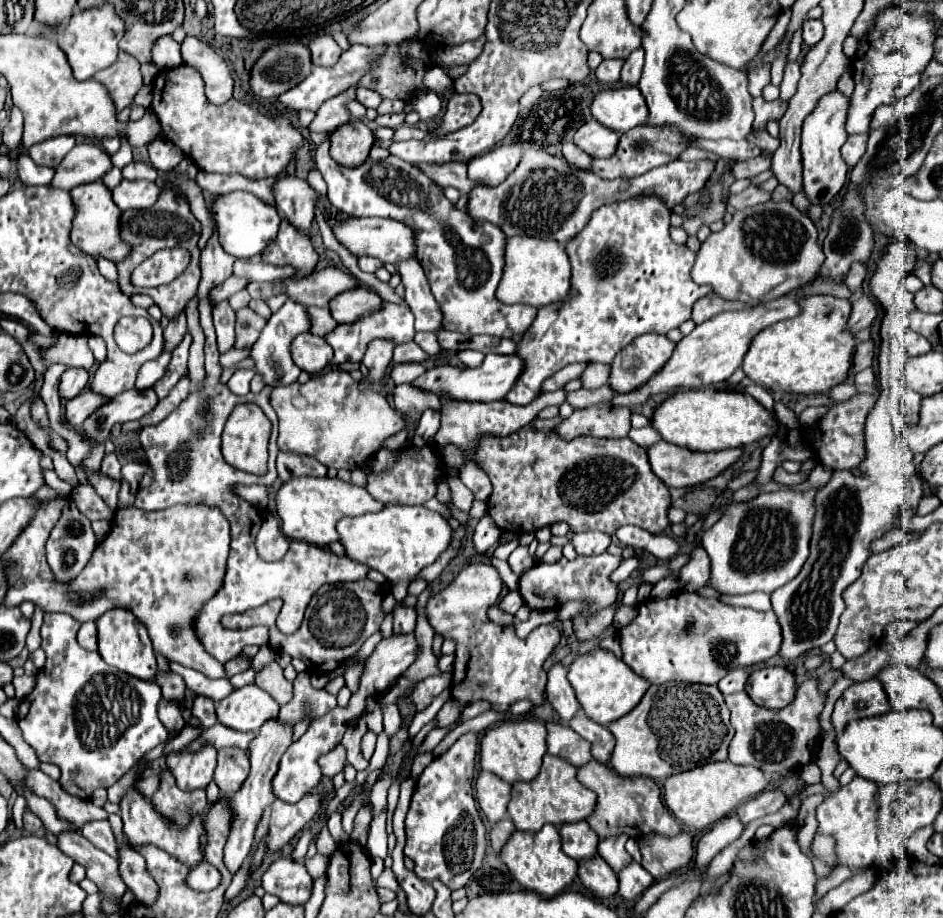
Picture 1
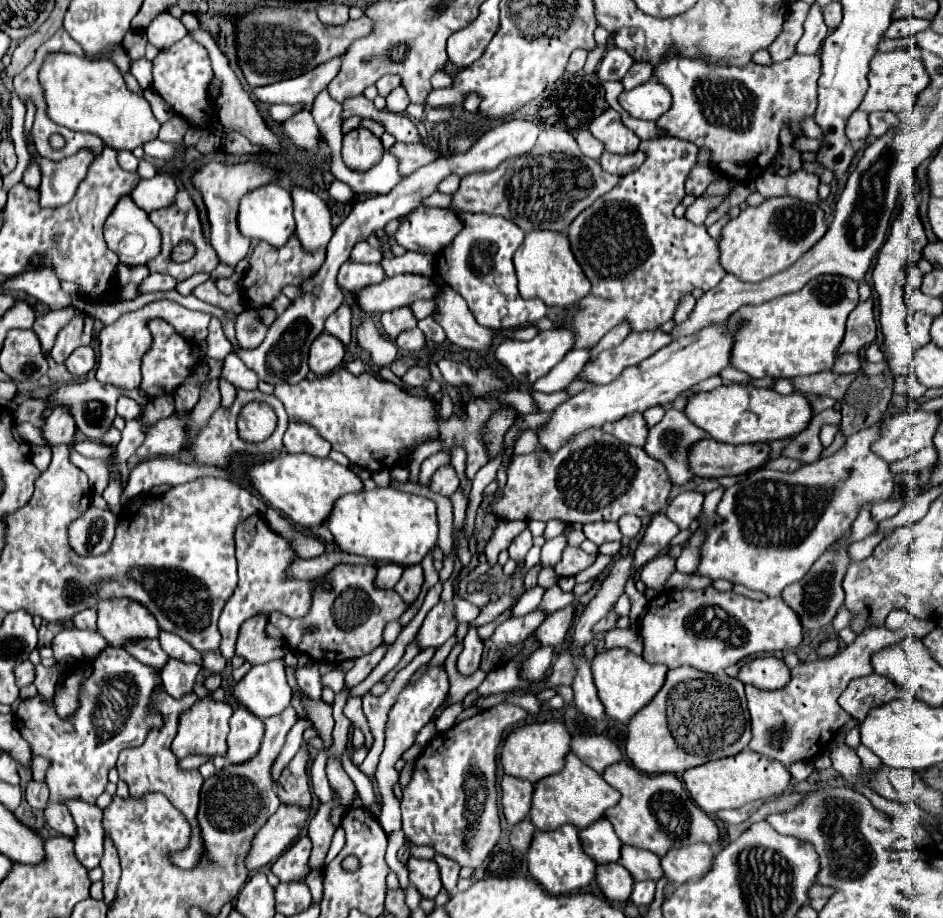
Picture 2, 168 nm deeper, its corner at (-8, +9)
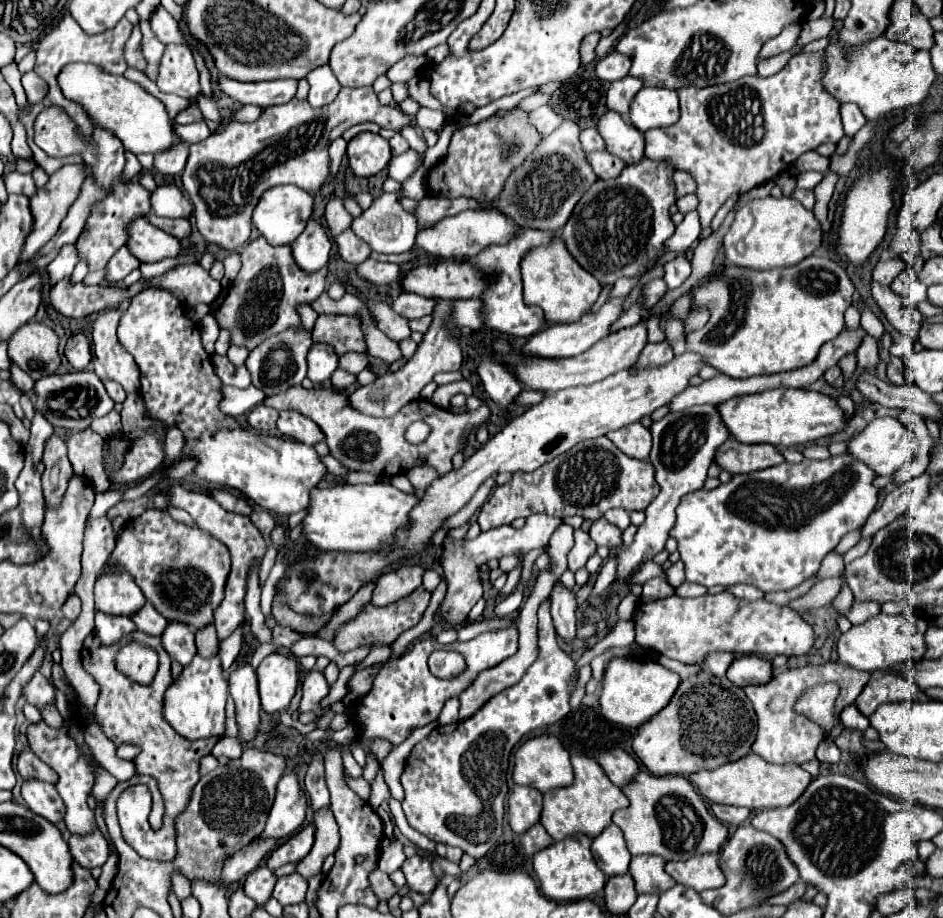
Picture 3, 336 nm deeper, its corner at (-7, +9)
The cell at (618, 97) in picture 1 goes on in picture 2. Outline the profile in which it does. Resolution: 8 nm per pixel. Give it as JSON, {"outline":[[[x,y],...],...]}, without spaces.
{"outline":[[[648,80],[646,84],[620,94],[620,104],[632,118],[638,120],[652,120],[656,122],[658,116],[668,112],[670,108],[670,92],[656,80]]]}

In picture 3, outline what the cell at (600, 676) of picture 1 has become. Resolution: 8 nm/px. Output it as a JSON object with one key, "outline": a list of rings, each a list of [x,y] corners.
{"outline":[[[613,658],[607,664],[601,680],[601,696],[599,696],[601,712],[607,720],[615,724],[637,728],[643,724],[643,720],[649,720],[669,702],[669,696],[673,696],[679,682],[681,682],[679,674],[667,670],[659,662],[635,660],[635,658]]]}

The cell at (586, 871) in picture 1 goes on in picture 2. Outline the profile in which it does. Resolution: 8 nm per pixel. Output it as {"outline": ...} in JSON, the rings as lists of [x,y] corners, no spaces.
{"outline":[[[602,864],[596,872],[596,882],[610,902],[626,902],[630,898],[634,880],[620,864]]]}

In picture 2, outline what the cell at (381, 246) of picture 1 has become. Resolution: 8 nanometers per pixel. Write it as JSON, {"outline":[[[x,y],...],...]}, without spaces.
{"outline":[[[416,208],[394,234],[398,244],[414,252],[440,252],[462,230],[462,220],[448,208]]]}

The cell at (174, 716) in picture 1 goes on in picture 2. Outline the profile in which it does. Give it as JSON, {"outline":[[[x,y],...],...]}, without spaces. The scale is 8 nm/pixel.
{"outline":[[[170,658],[166,662],[166,668],[162,668],[162,672],[160,672],[160,678],[162,678],[168,694],[182,696],[186,692],[192,692],[192,684],[194,684],[198,672],[200,672],[198,664],[182,664],[182,660]]]}

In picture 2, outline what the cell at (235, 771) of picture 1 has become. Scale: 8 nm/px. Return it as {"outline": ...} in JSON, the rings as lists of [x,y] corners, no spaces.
{"outline":[[[238,706],[230,718],[226,758],[232,764],[242,764],[250,760],[258,752],[262,738],[264,738],[264,722],[258,720],[246,708]]]}

